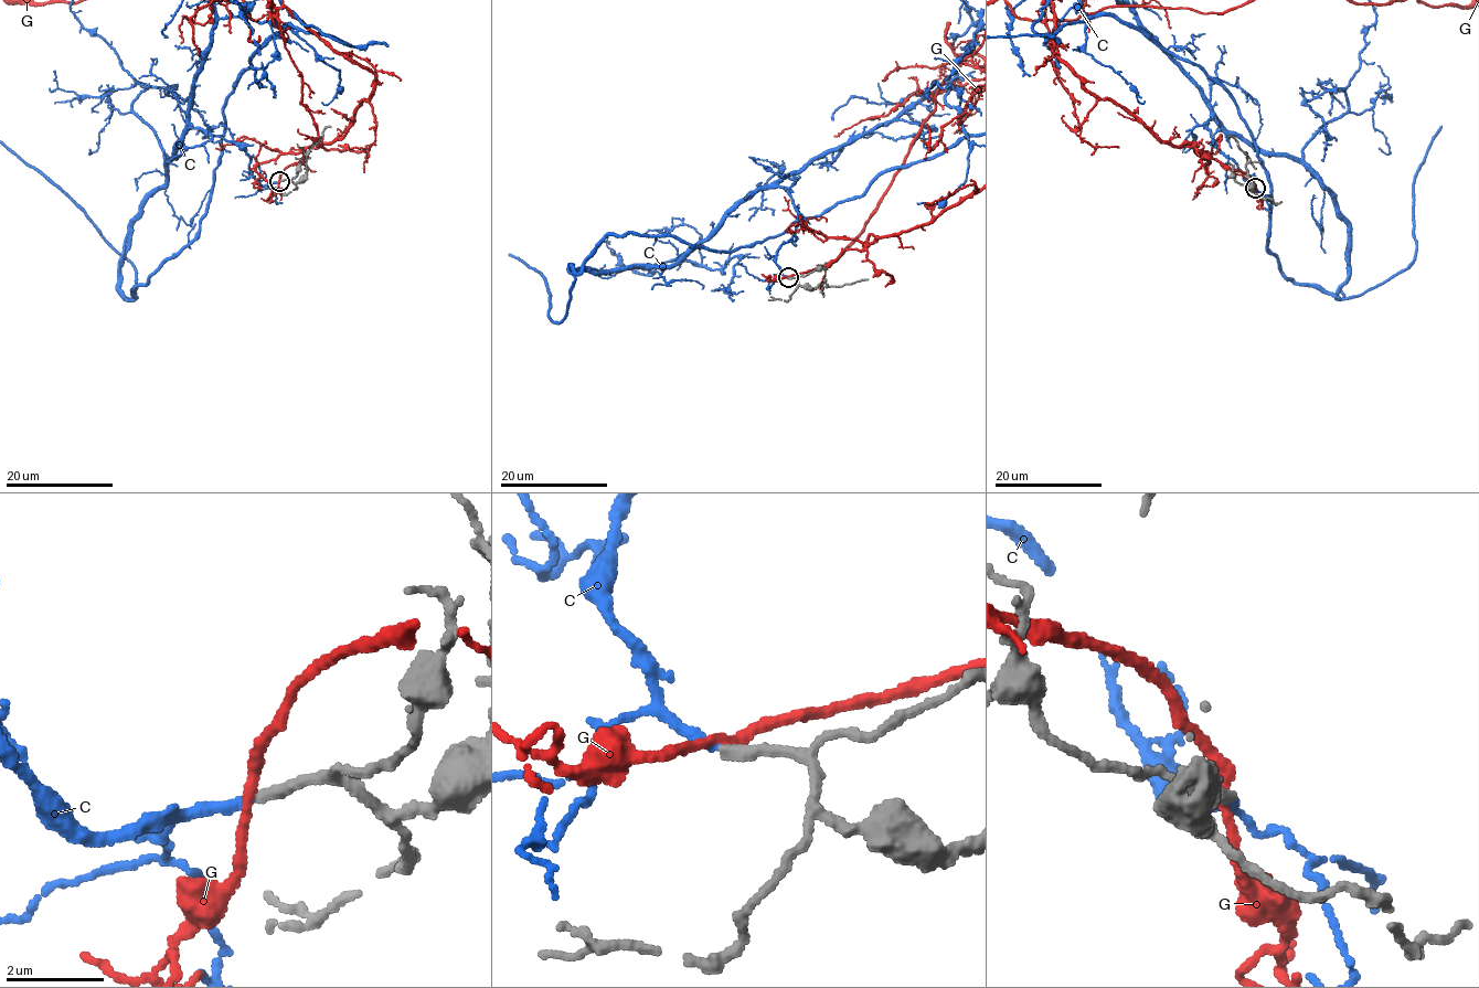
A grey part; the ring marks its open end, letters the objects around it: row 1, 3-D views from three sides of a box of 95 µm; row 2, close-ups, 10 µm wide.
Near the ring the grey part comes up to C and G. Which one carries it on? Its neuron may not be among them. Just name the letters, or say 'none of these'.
C

